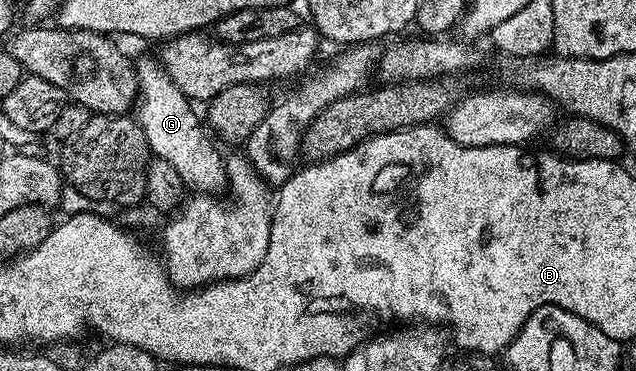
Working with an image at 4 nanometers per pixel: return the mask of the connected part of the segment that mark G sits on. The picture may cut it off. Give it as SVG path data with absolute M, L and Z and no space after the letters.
M142 57L139 61L137 59L136 70L138 96L136 120L148 139L151 154L160 160L167 160L176 167L183 184L194 188L191 190L206 195L221 194L228 185L226 163L223 154L218 154L210 142L211 134L199 110L198 113L194 110L197 108L190 98L184 95L184 91L180 91L180 87L176 87L174 80L166 74L165 69L155 58L154 61L150 57Z

